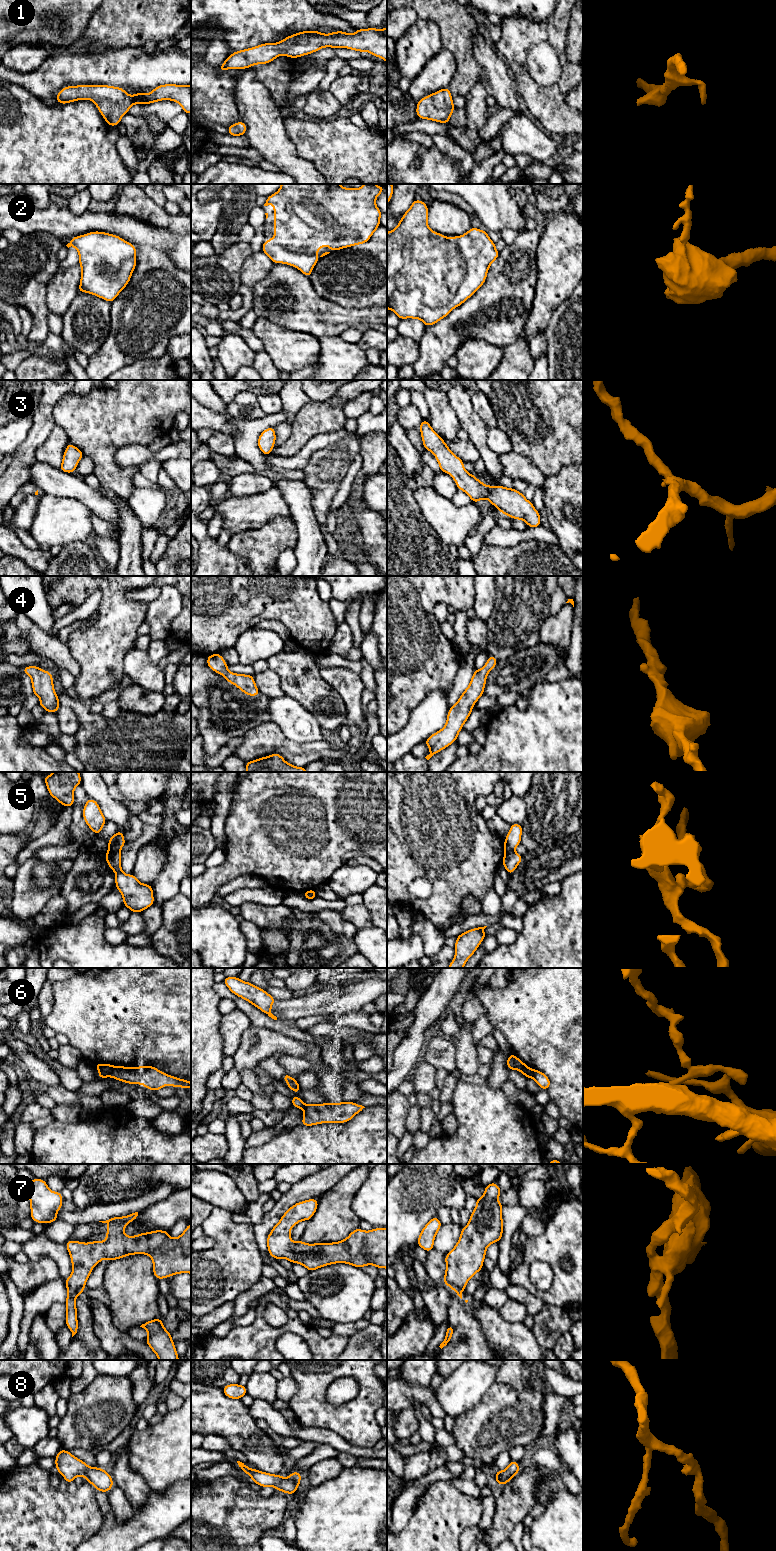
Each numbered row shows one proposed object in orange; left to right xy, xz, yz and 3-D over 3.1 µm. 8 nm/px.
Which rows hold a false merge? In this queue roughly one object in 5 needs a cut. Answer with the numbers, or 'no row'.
5, 6

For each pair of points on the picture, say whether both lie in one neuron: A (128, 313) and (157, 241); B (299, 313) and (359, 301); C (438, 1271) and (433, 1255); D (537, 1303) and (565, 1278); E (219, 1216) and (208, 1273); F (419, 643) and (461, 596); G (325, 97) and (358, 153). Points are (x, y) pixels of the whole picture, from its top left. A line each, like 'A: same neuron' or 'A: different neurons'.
A: different neurons
B: different neurons
C: same neuron
D: different neurons
E: same neuron
F: same neuron
G: different neurons

